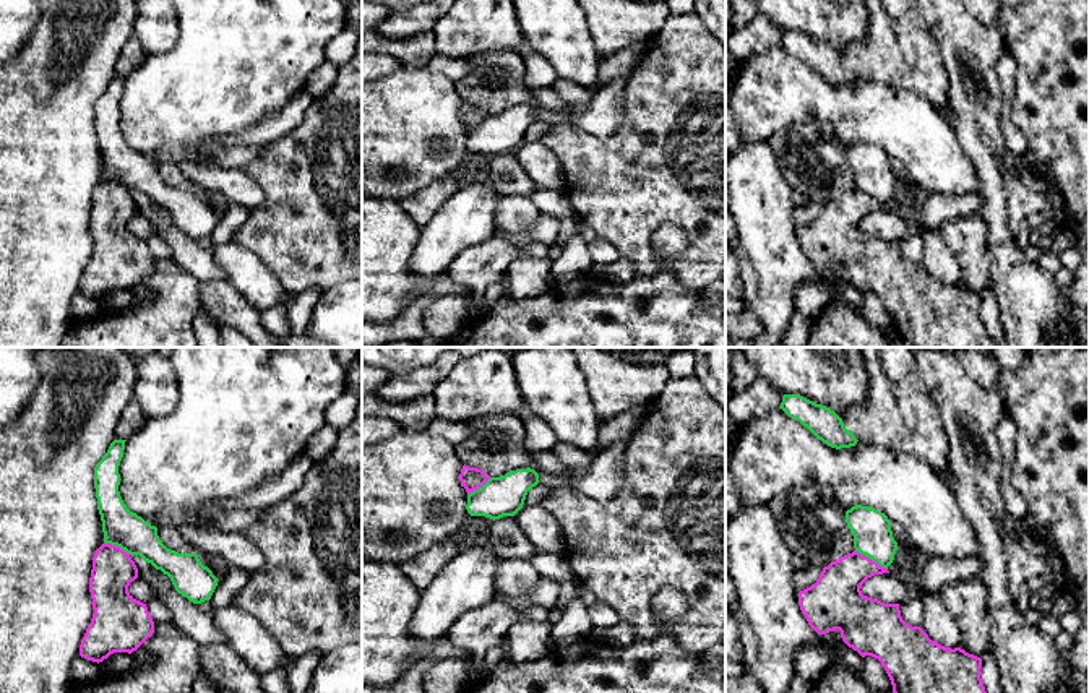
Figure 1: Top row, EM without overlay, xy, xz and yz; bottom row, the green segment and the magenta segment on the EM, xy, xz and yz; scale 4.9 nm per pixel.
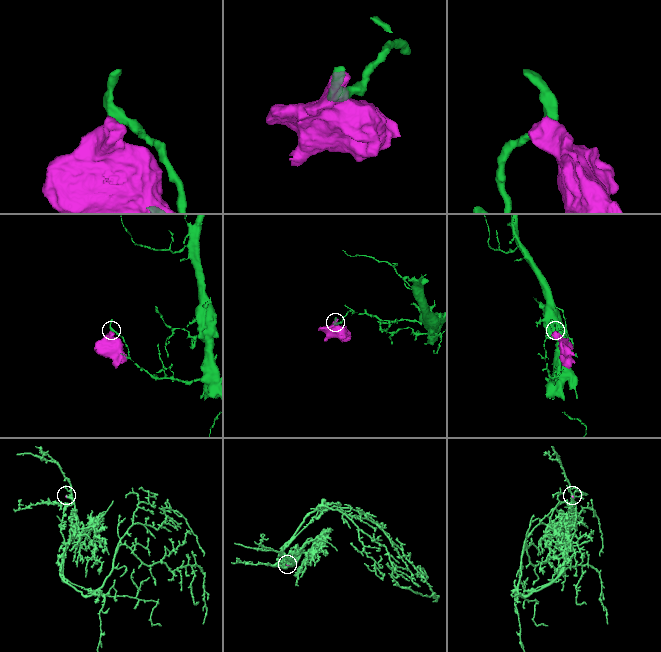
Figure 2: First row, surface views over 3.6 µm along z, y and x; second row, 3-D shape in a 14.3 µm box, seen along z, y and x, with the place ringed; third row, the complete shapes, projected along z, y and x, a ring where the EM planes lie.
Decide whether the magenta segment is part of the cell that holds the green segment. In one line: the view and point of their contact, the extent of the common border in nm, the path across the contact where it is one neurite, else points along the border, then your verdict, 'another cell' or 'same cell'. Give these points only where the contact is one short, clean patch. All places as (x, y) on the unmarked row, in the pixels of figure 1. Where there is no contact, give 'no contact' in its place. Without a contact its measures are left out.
contact yz (872, 195); length 190 nm; border yz (856, 185), (886, 205); another cell

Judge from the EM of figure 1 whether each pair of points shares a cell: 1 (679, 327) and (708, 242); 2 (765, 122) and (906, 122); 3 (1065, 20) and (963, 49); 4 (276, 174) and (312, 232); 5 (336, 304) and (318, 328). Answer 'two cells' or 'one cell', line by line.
1: two cells
2: one cell
3: two cells
4: one cell
5: one cell

